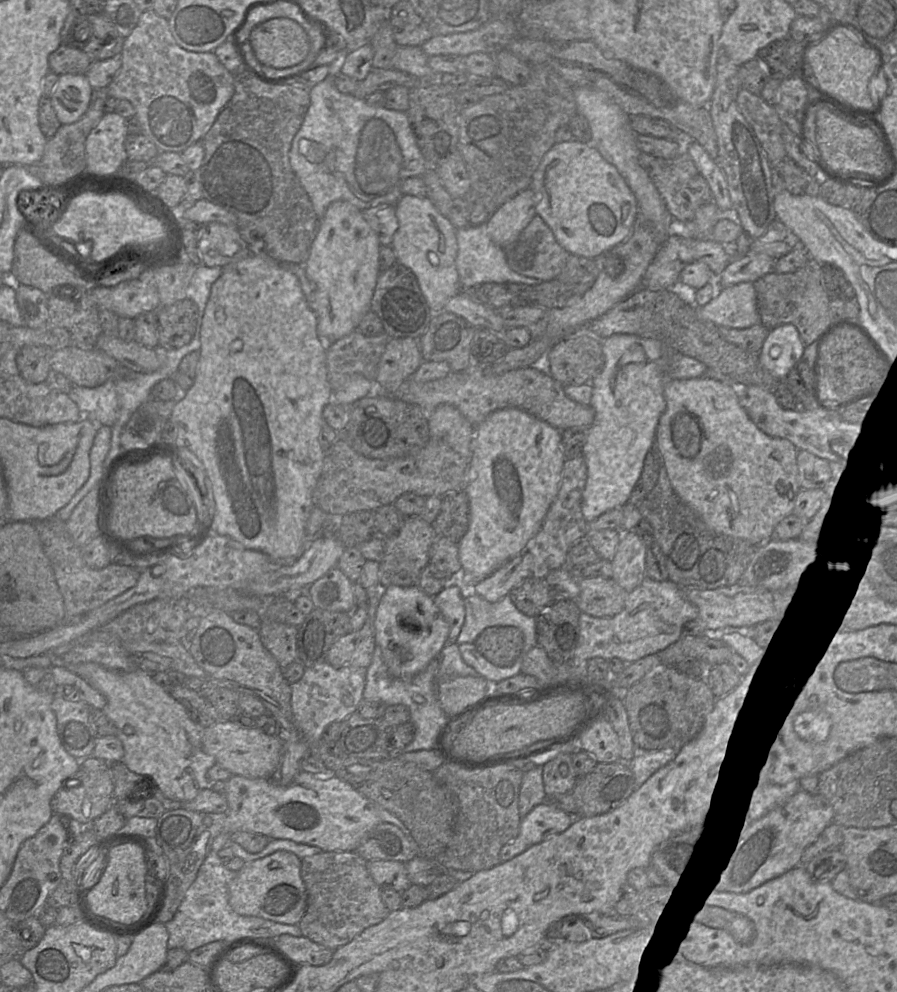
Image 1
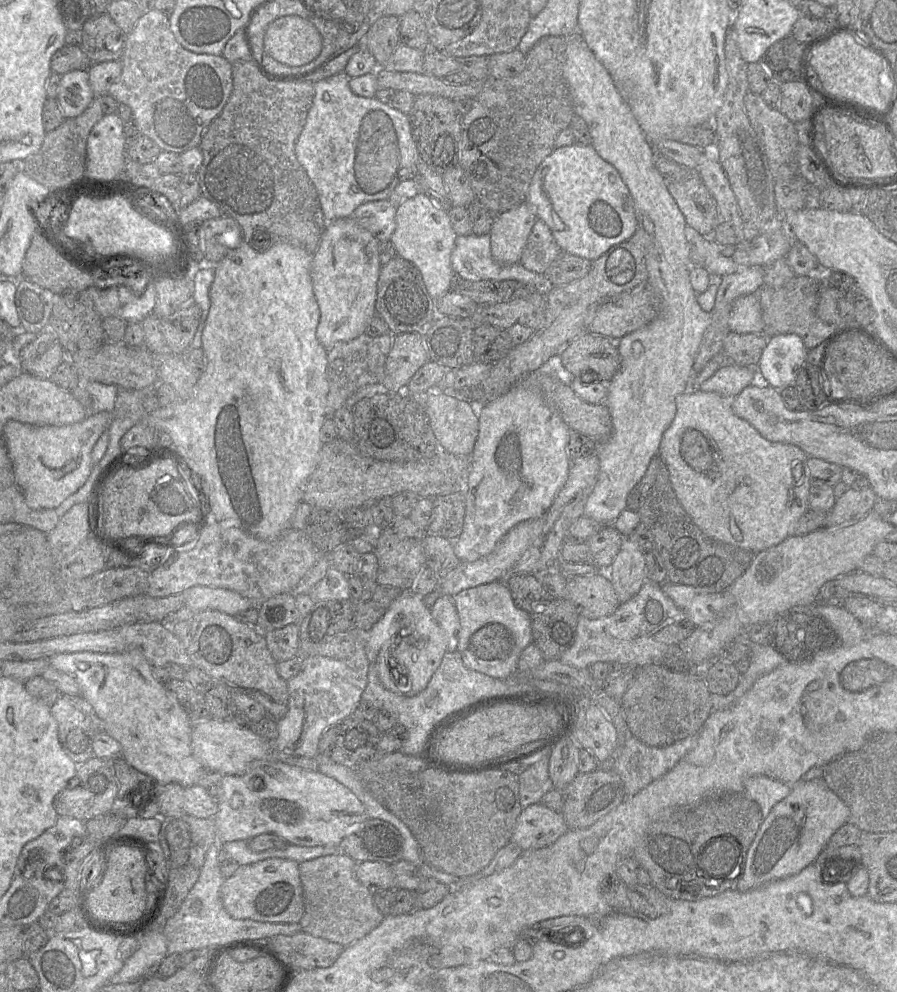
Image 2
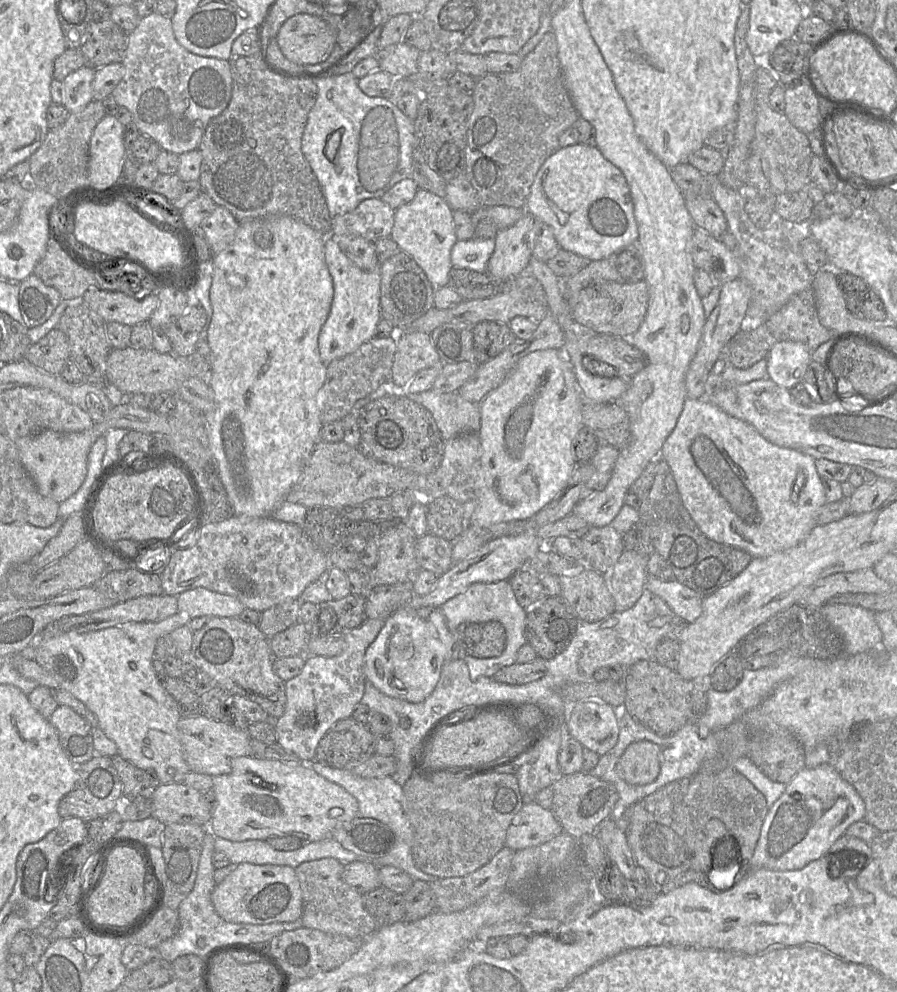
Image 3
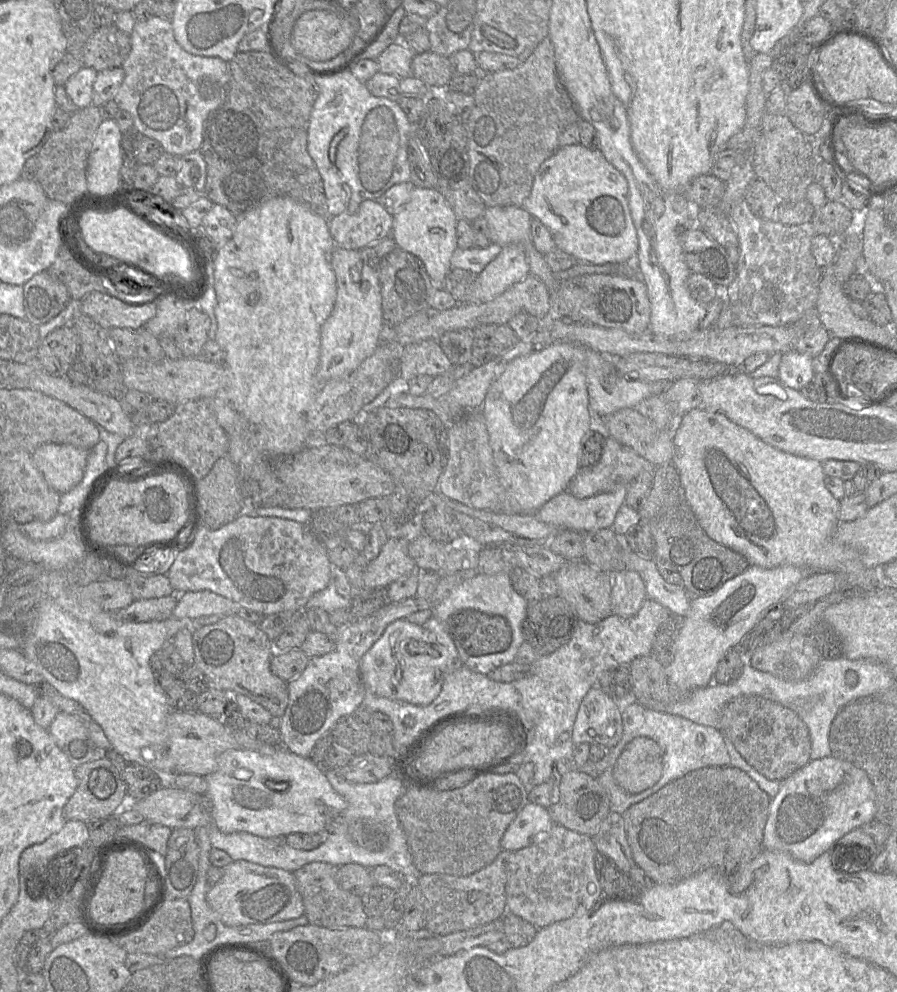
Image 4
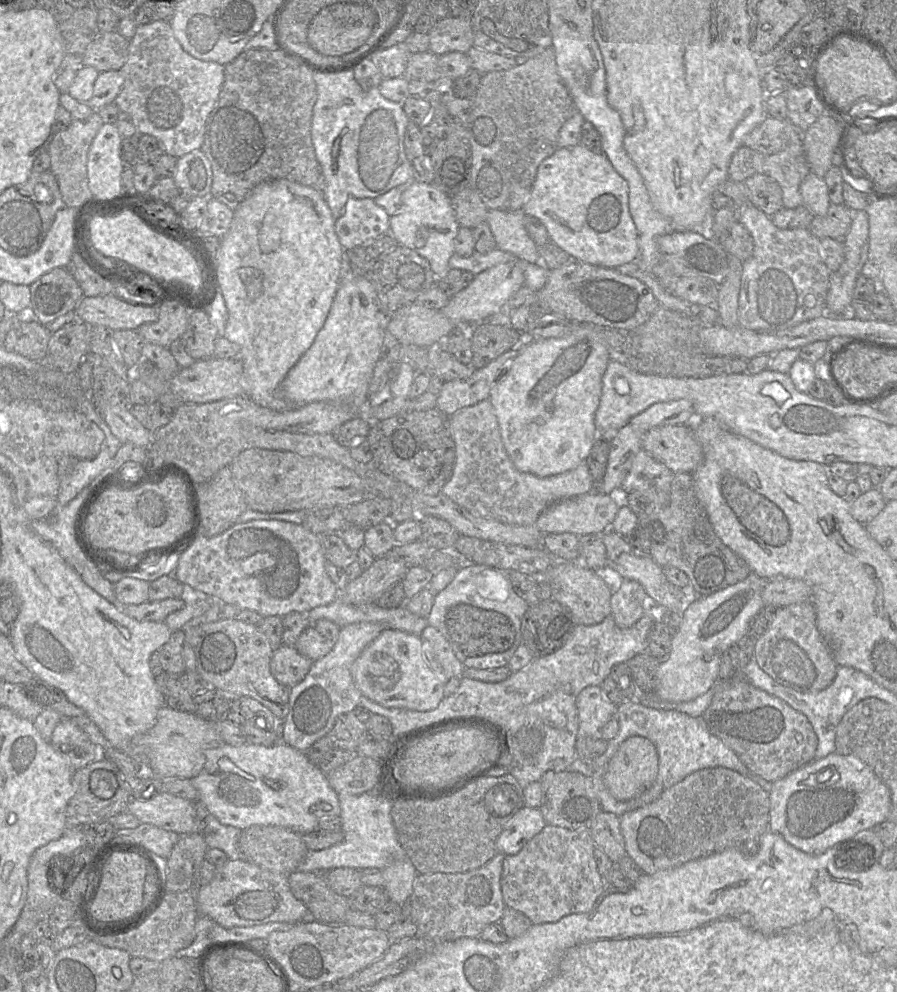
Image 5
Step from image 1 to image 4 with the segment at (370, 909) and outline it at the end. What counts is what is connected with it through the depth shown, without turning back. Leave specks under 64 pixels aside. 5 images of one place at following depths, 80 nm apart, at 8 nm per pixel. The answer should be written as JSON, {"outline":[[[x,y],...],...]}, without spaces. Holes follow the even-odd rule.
{"outline":[[[311,862],[293,872],[296,887],[302,897],[304,915],[309,924],[328,929],[366,928],[367,914],[362,899],[342,889],[336,880],[339,867],[325,862]]]}

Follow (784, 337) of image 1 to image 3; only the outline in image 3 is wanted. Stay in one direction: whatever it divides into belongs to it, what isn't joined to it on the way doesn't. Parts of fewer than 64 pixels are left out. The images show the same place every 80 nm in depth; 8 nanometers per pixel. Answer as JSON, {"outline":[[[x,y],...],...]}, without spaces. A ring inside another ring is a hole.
{"outline":[[[776,341],[766,358],[769,378],[787,389],[801,382],[812,362],[808,347],[795,341]]]}

